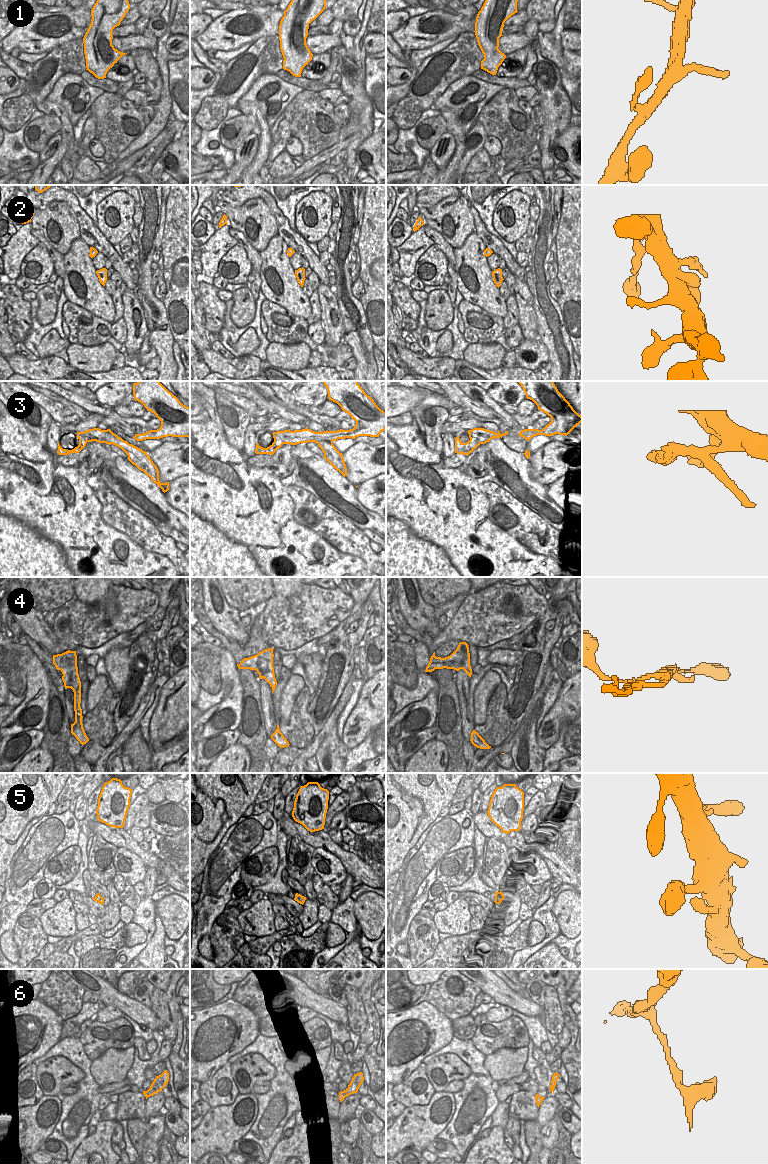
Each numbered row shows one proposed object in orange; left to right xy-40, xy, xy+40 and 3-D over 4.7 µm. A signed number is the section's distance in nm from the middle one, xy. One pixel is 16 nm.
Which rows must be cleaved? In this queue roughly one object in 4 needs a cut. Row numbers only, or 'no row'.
no row

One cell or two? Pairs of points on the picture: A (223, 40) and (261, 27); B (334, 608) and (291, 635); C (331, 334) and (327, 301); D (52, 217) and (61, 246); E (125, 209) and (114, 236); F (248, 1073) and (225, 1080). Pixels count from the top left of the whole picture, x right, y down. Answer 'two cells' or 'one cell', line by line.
A: one cell
B: one cell
C: one cell
D: one cell
E: one cell
F: two cells

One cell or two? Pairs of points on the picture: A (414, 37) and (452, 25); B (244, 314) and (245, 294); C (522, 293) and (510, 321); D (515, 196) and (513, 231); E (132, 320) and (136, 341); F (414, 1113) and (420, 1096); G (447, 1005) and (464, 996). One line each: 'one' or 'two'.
A: one
B: one
C: two
D: one
E: one
F: two
G: one

